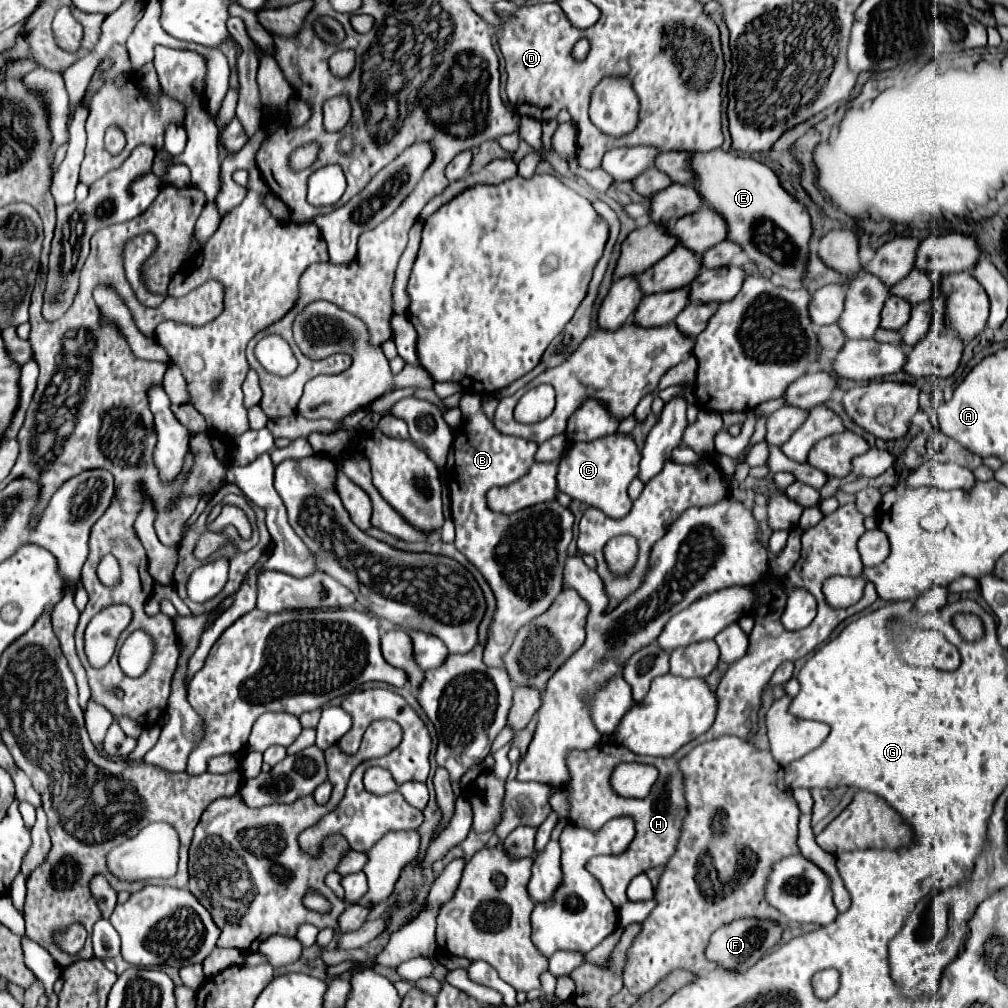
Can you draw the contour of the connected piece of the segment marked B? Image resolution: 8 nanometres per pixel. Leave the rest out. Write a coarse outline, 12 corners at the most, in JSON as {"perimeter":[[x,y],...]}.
{"perimeter":[[461,399],[449,457],[455,547],[497,599],[483,661],[563,591],[573,513],[487,507],[535,462]]}

